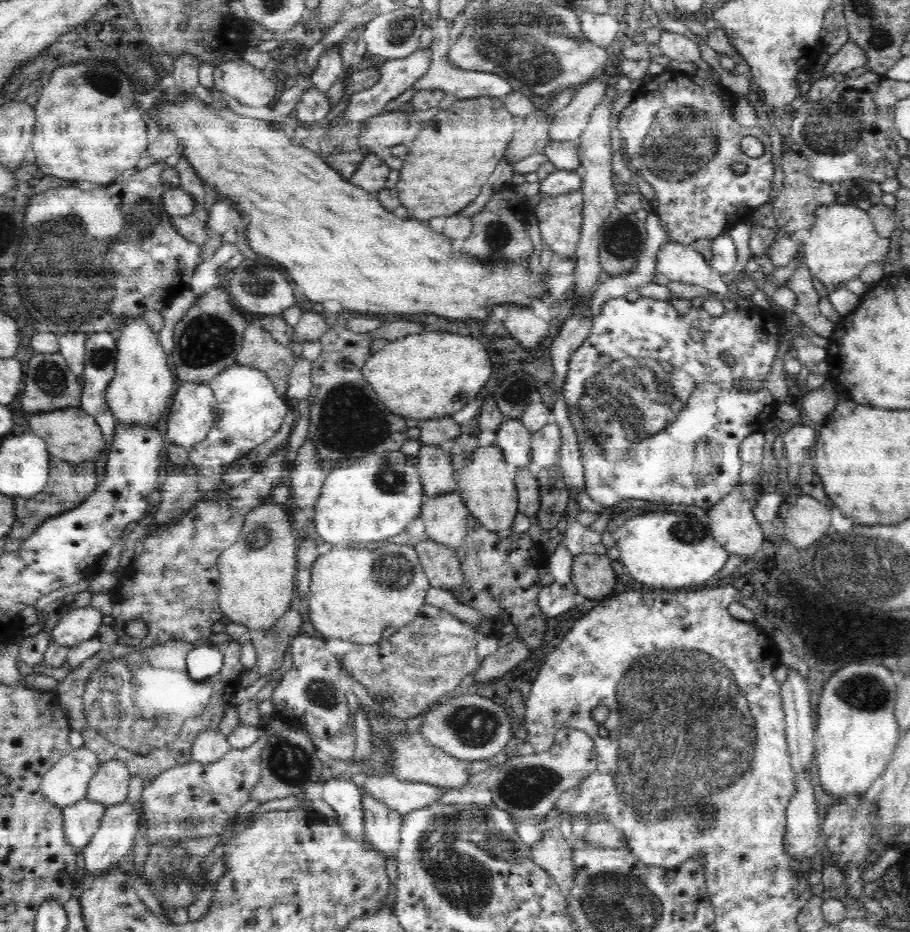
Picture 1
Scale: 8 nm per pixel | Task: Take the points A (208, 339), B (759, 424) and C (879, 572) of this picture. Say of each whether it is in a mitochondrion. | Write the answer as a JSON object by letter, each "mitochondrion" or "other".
{"A":"mitochondrion","B":"other","C":"mitochondrion"}

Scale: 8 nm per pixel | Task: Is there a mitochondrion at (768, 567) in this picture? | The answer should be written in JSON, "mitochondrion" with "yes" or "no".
{"mitochondrion":"no"}

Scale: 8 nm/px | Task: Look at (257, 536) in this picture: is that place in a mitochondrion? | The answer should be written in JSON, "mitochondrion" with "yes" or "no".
{"mitochondrion":"yes"}

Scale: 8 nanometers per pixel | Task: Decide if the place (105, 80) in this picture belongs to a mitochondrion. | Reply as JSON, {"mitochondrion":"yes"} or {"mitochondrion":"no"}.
{"mitochondrion":"yes"}

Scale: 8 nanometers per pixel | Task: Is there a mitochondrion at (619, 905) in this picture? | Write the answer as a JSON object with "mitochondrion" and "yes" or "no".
{"mitochondrion":"yes"}

